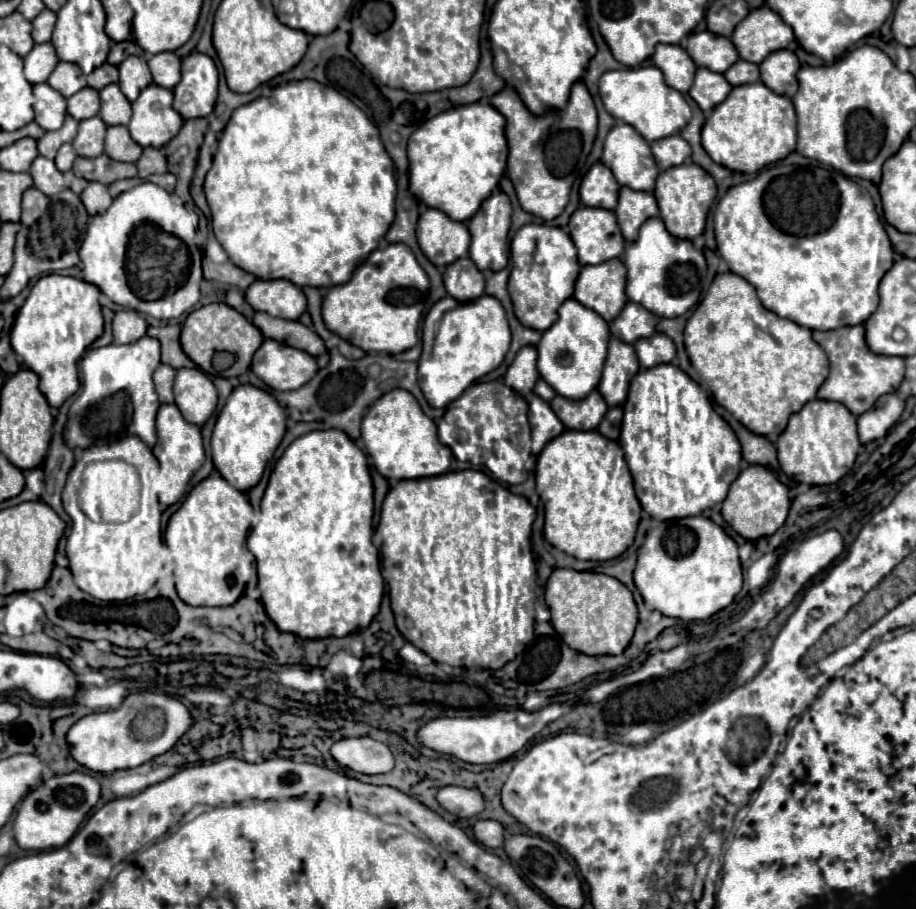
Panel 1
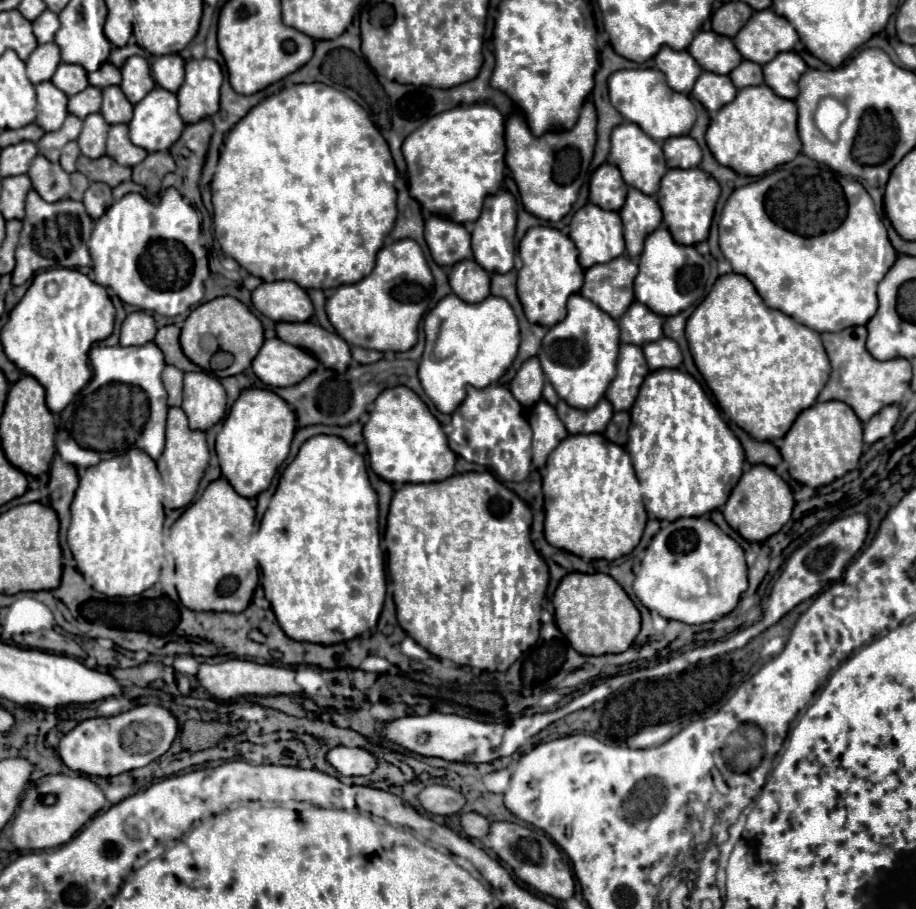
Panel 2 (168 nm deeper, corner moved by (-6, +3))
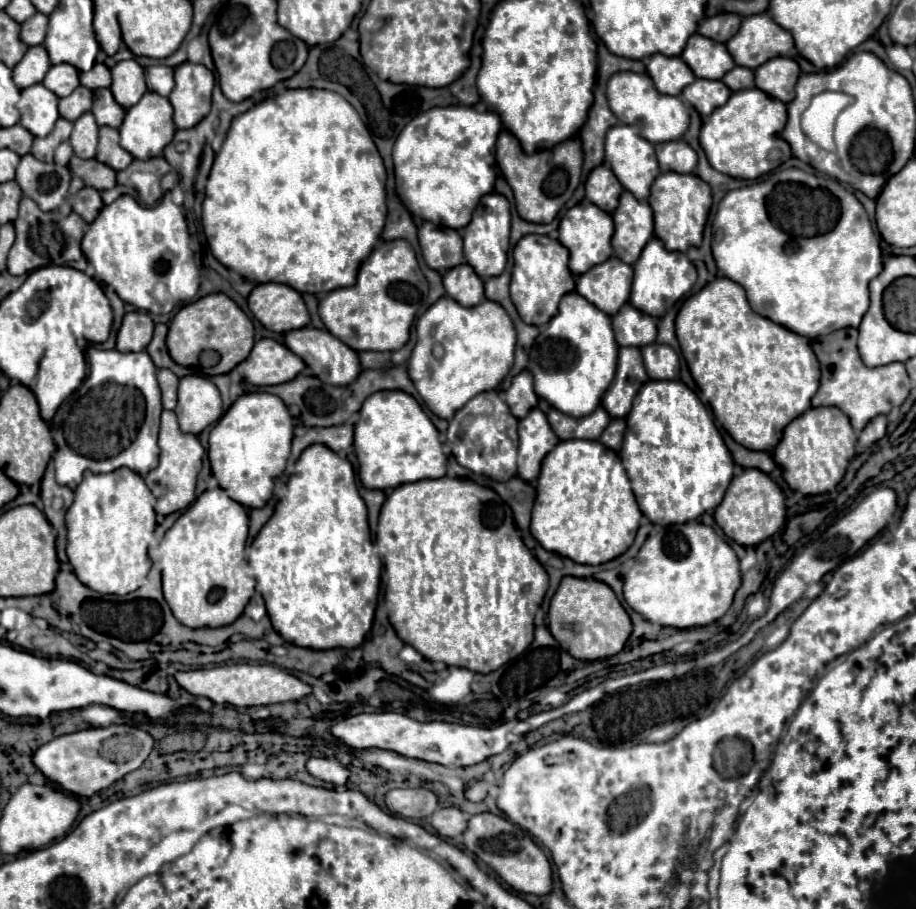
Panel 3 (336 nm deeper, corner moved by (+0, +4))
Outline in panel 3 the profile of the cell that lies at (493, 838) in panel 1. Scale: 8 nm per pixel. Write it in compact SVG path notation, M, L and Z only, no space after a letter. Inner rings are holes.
M448 807L448 809L438 809L430 817L432 827L442 835L442 837L458 837L466 831L468 819L458 807Z

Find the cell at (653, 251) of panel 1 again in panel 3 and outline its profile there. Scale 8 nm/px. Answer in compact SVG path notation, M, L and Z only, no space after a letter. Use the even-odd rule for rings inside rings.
M652 237L650 243L646 243L638 261L632 267L634 267L634 281L630 303L634 303L634 307L638 307L640 311L646 311L646 315L650 317L662 317L698 281L698 273L692 261L680 251L668 251L658 237Z

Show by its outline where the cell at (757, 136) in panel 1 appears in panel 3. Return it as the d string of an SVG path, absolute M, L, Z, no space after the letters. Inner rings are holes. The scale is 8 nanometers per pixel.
M754 87L732 93L726 105L714 109L706 127L702 127L700 131L700 143L710 159L710 165L716 171L722 171L738 179L758 179L792 157L790 145L780 135L784 125L786 125L786 105ZM774 149L782 153L780 159L776 161L770 159L770 153Z

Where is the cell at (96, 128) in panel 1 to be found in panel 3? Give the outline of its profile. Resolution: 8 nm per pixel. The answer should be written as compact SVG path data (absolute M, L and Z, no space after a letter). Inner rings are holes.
M84 113L80 119L74 121L74 131L70 135L70 145L80 159L92 159L96 155L98 145L98 123L92 113Z

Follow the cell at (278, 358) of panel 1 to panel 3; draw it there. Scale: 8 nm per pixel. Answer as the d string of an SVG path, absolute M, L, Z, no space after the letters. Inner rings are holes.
M260 339L236 369L244 381L266 387L294 379L306 369L306 363L276 339Z

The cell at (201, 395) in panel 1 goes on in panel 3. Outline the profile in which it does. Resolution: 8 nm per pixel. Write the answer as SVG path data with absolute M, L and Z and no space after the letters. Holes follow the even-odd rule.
M202 375L182 377L174 413L178 415L178 423L184 433L198 435L208 425L216 423L222 415L222 399L218 387Z

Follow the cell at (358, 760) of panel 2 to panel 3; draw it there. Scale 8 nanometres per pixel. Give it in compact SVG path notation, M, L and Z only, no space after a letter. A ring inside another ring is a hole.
M310 757L306 763L306 769L310 775L334 783L334 785L344 785L350 777L350 769L338 763L336 759L326 759L326 757Z

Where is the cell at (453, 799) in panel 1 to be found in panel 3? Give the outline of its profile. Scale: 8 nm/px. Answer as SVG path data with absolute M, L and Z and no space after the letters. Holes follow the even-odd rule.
M424 787L392 789L386 793L386 805L396 815L408 819L424 819L438 809L438 795Z

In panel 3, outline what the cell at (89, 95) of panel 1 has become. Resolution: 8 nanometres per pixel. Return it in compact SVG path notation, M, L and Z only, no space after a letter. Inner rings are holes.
M82 85L76 87L68 97L62 97L58 103L60 117L70 121L76 121L82 113L90 111L90 107L92 107L92 91Z

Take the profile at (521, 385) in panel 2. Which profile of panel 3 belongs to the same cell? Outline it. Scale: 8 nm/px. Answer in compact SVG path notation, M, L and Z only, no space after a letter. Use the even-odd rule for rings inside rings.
M522 371L512 379L510 389L506 391L506 403L516 419L524 419L526 411L538 405L538 395L534 391L534 377L530 371Z

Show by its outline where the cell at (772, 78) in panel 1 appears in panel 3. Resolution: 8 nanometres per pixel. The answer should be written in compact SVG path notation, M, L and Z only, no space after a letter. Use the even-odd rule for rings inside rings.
M774 57L756 71L756 87L766 91L770 97L790 103L794 99L794 85L800 75L800 67L790 57Z

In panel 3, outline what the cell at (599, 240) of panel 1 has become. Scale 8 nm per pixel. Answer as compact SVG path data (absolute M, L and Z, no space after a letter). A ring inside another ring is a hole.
M588 199L580 201L560 221L560 237L558 241L568 247L570 251L570 271L576 275L582 275L582 271L588 271L590 267L604 263L612 255L612 235L614 235L614 221L612 217L602 211L600 207L594 207Z

